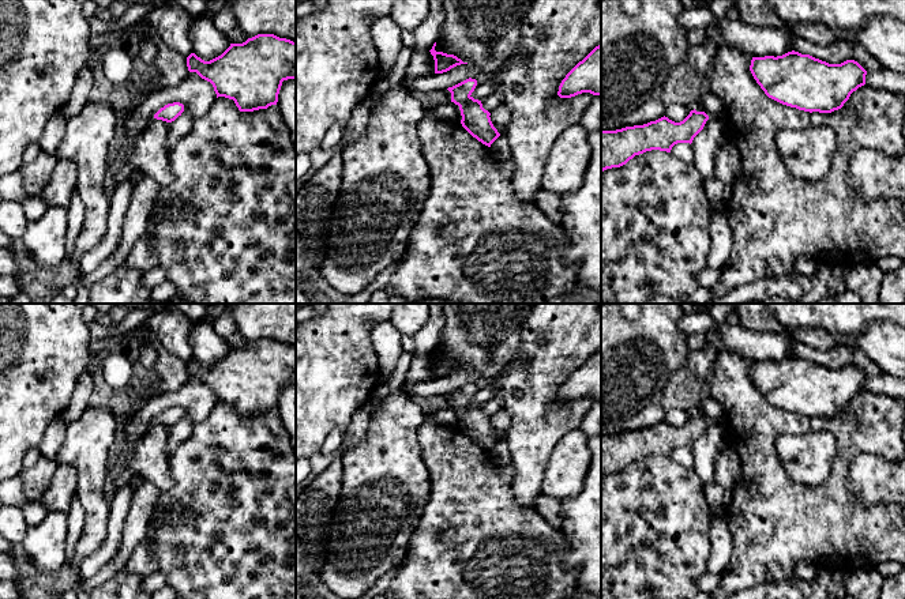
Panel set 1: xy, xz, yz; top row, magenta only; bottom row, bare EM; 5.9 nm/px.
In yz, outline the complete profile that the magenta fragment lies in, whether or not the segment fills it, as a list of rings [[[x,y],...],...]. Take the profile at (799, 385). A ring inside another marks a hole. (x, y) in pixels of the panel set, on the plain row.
[[[795,355],[777,362],[752,362],[750,376],[769,403],[810,418],[831,418],[841,414],[850,399],[865,389],[867,380],[867,376],[855,365],[829,369]]]

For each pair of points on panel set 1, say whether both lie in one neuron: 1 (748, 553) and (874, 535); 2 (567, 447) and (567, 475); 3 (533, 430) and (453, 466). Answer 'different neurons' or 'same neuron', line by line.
1: same neuron
2: same neuron
3: different neurons

